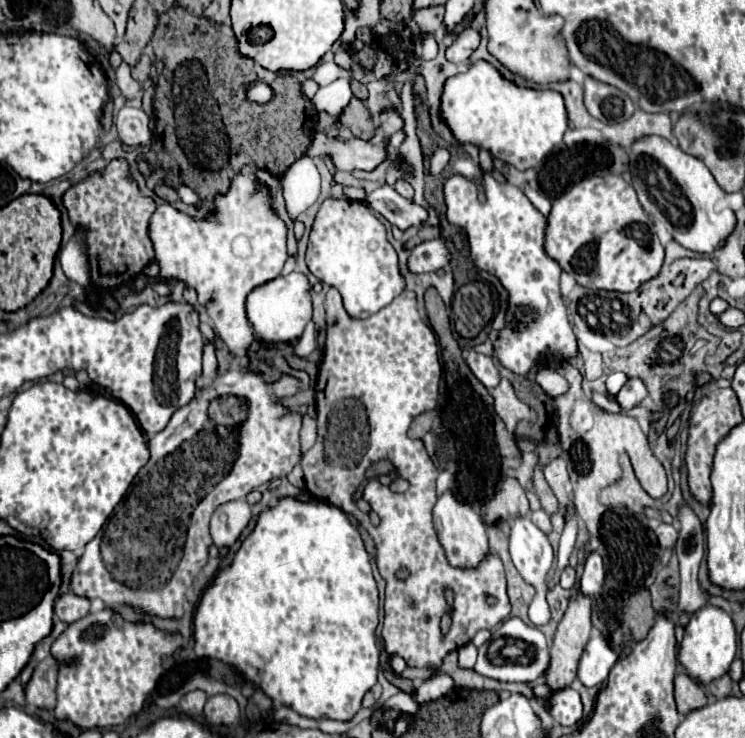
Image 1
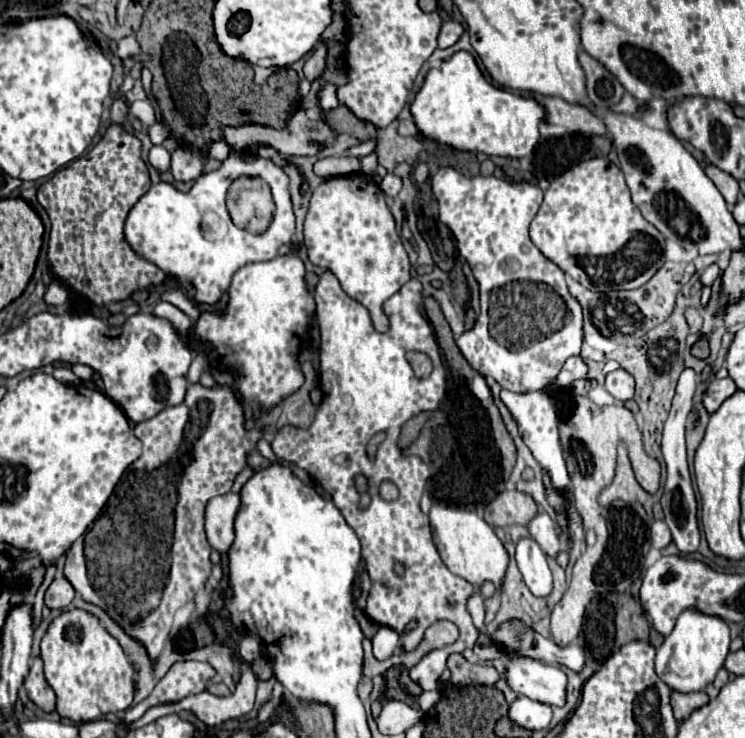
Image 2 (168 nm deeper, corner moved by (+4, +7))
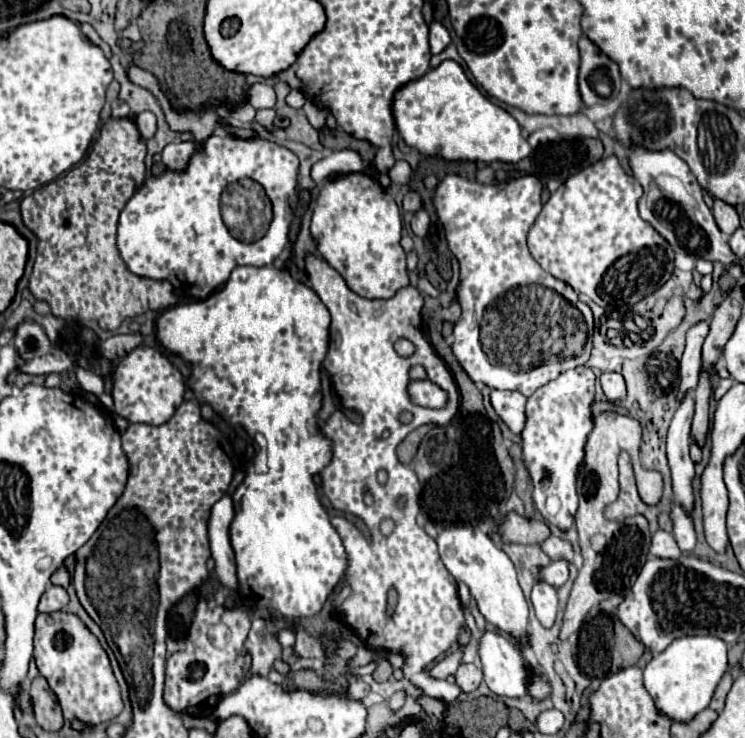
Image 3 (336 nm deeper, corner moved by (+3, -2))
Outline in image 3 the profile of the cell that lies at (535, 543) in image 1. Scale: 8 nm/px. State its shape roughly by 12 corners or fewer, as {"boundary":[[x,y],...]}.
{"boundary":[[535,581],[531,603],[543,627],[551,627],[559,609],[557,589]]}

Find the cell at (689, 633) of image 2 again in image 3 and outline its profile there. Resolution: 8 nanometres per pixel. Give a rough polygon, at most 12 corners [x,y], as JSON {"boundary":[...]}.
{"boundary":[[713,635],[675,639],[643,669],[659,711],[689,721],[727,671]]}

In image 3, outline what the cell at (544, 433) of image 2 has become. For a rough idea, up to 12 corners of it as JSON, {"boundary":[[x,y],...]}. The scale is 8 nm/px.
{"boundary":[[491,391],[495,413],[515,435],[525,427],[525,397]]}

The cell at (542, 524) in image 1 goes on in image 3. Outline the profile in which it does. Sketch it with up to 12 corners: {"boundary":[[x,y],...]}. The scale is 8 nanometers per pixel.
{"boundary":[[547,537],[541,549],[551,559],[573,561],[571,545],[557,537]]}

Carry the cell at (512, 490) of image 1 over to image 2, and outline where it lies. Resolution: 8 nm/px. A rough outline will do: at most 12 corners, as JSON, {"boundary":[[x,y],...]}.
{"boundary":[[506,490],[492,500],[492,526],[528,526],[538,512],[532,496]]}

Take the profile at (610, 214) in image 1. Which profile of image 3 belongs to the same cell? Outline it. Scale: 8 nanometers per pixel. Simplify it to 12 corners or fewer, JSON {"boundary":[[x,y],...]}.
{"boundary":[[617,157],[569,177],[529,231],[533,259],[601,307],[673,273]]}

